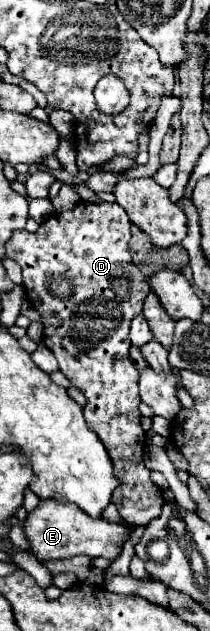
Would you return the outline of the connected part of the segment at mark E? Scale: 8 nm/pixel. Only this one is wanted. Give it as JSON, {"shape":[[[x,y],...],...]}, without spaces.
{"shape":[[[43,499],[39,505],[27,513],[27,517],[21,523],[23,533],[31,545],[31,553],[39,561],[51,561],[51,559],[69,559],[77,555],[87,557],[105,557],[105,559],[117,559],[121,555],[123,545],[133,535],[135,525],[131,523],[113,523],[103,517],[91,517],[85,511],[81,511],[73,503],[57,503],[55,499]]]}

